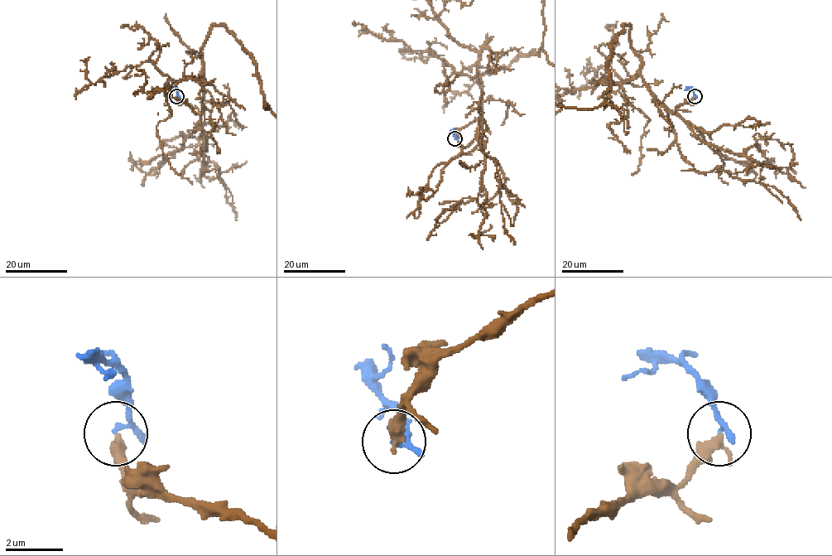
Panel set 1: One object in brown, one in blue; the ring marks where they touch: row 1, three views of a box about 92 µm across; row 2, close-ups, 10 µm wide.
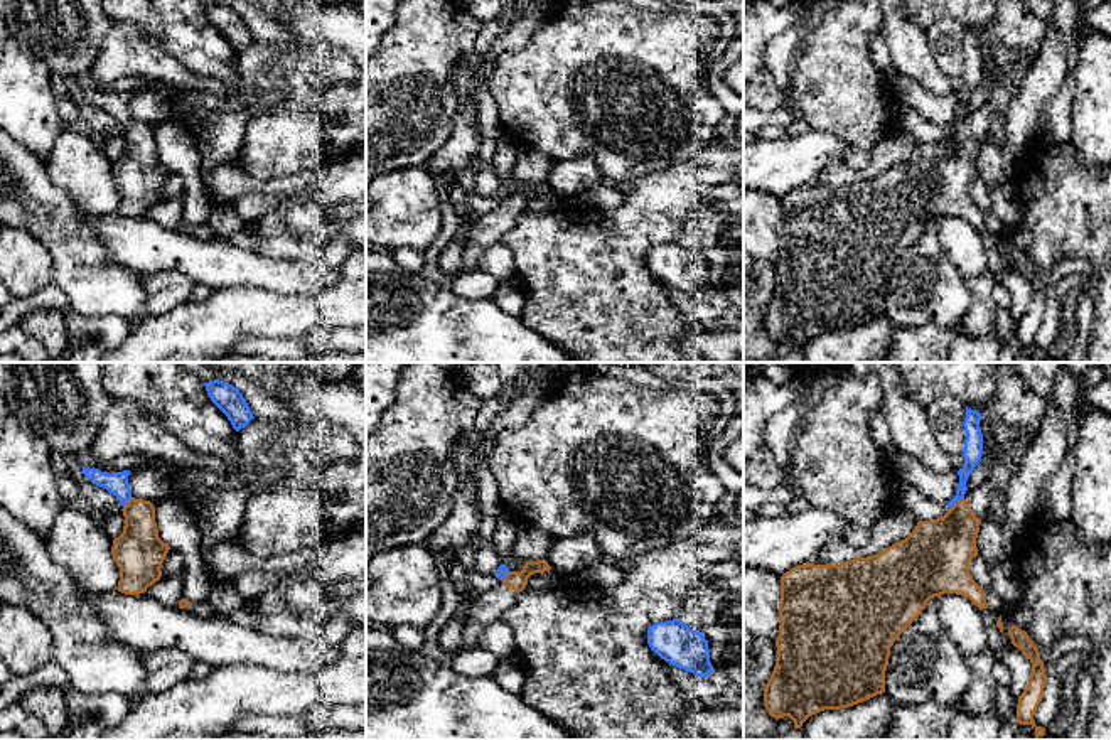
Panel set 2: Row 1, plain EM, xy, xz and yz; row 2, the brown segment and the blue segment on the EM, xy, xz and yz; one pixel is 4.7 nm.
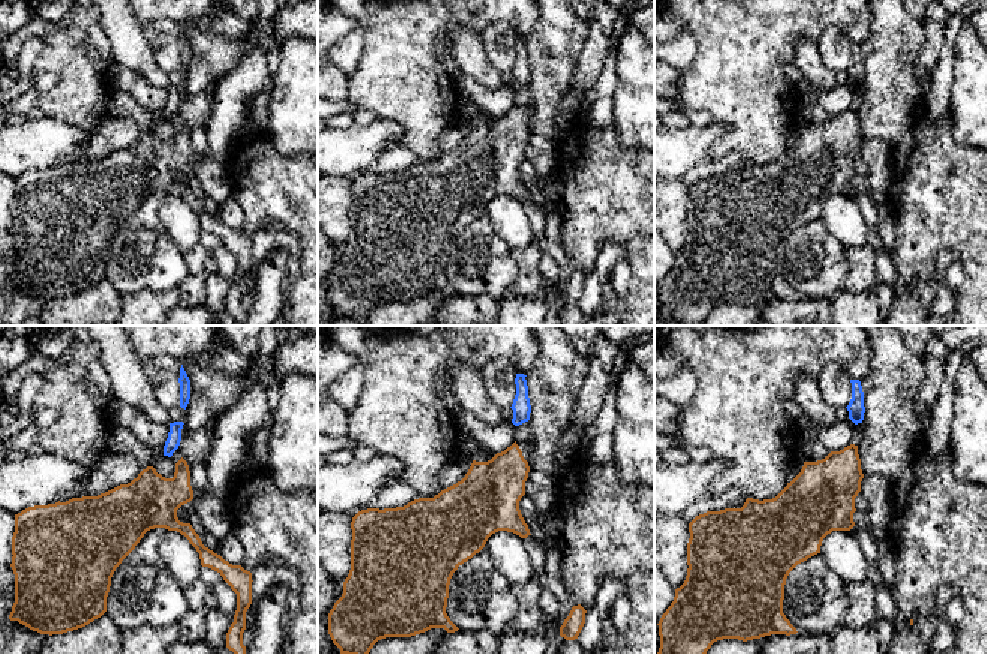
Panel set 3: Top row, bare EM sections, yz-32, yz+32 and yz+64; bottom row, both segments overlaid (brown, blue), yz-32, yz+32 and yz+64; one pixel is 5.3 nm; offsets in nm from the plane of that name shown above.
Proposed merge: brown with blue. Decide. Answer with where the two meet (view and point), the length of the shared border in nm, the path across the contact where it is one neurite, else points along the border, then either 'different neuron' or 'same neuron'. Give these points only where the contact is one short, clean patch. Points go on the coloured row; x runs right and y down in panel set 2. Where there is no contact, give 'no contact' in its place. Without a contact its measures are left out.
yz (958, 501) | 90 nm | along yz (963, 496), (949, 508) | different neuron

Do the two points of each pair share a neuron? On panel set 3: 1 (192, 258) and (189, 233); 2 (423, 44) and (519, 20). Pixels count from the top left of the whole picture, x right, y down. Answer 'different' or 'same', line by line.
1: different
2: same

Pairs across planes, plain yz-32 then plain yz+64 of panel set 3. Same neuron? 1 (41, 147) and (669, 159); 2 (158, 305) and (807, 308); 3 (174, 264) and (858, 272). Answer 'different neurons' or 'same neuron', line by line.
1: same neuron
2: same neuron
3: different neurons

